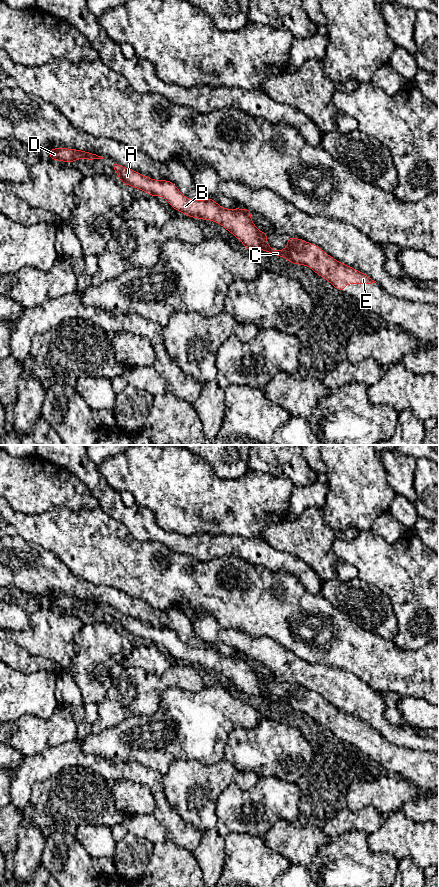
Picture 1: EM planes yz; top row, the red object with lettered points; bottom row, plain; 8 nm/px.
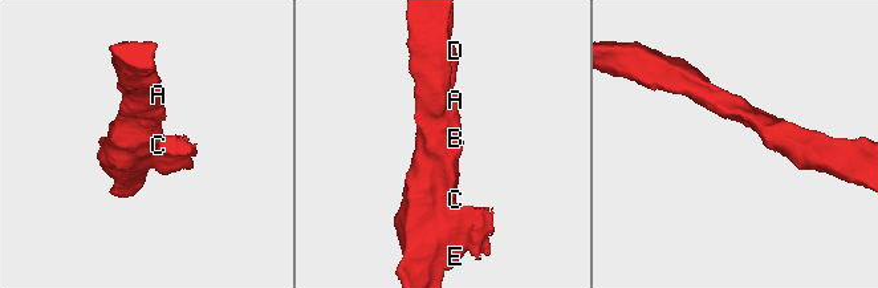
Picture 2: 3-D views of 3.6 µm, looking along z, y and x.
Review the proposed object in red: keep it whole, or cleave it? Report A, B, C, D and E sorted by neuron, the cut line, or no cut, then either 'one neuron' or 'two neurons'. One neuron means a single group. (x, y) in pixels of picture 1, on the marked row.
groups A B C D / E; cut yz (290, 242), (291, 249), (286, 256); two neurons

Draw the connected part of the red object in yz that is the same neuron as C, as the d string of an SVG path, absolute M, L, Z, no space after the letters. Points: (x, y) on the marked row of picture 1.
M113 164L119 180L127 186L143 190L150 196L162 196L172 208L198 220L211 220L222 225L240 240L248 251L261 249L271 255L286 258L292 249L288 243L284 250L274 250L267 244L267 232L260 232L251 220L251 209L221 207L212 197L192 200L185 197L177 186L168 180L153 180L133 169Z

